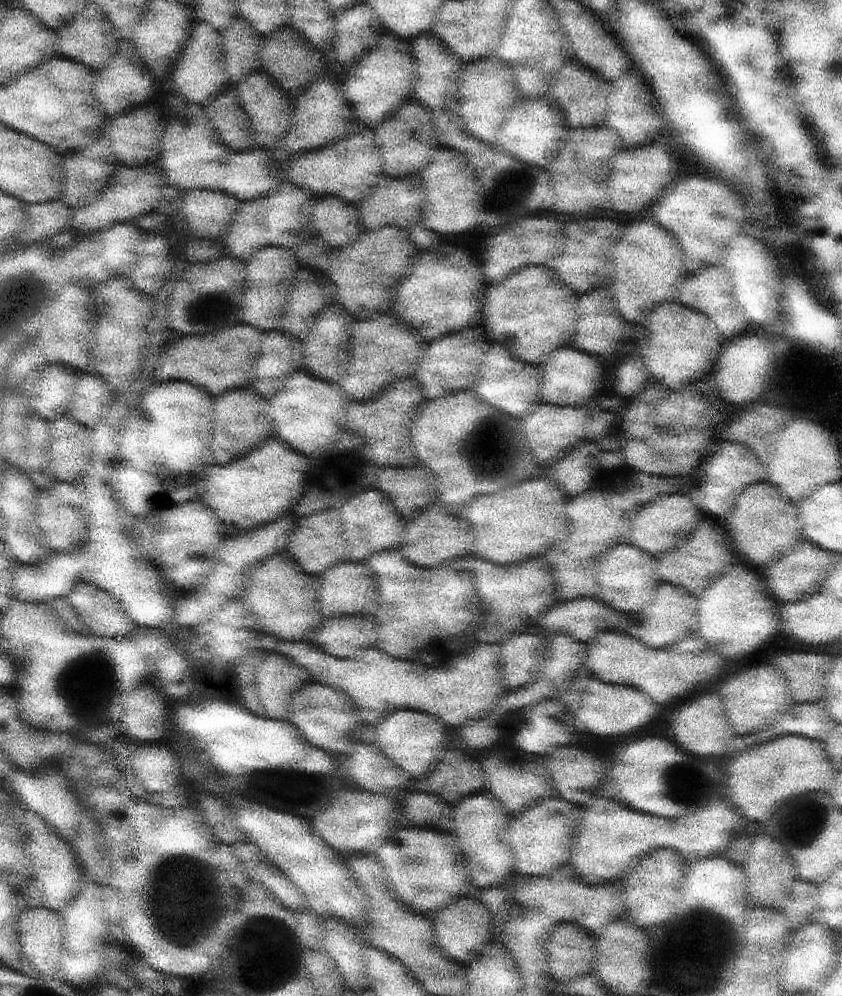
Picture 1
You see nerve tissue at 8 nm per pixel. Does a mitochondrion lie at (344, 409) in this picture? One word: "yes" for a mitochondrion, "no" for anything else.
no

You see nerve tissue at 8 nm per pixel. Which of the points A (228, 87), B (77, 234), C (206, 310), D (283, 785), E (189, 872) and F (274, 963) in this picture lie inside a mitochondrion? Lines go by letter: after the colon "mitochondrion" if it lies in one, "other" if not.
A: other
B: other
C: mitochondrion
D: mitochondrion
E: mitochondrion
F: mitochondrion

